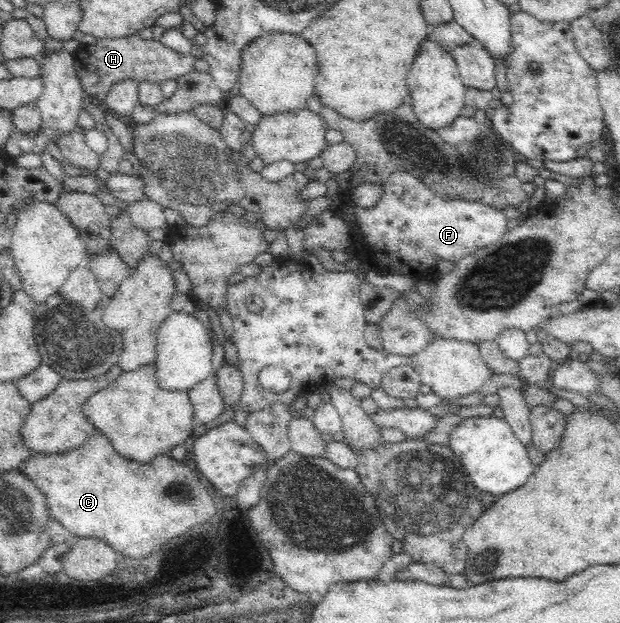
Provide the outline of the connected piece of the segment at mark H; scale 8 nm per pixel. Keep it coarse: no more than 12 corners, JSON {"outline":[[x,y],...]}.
{"outline":[[138,33],[96,38],[72,55],[86,98],[100,106],[115,82],[160,85],[194,71]]}

